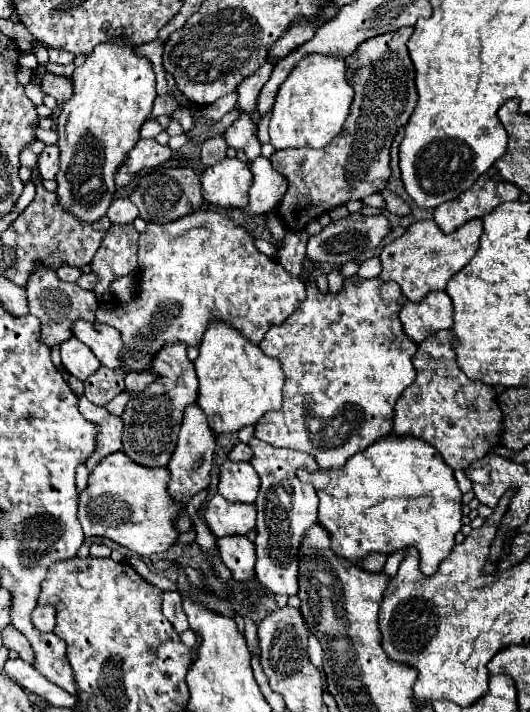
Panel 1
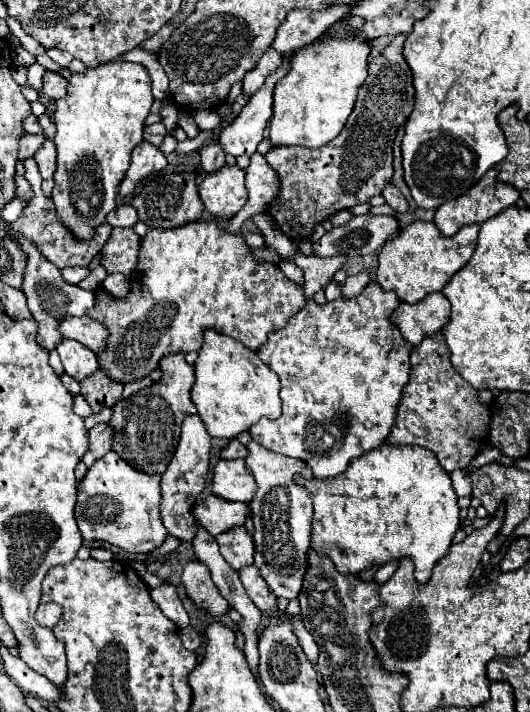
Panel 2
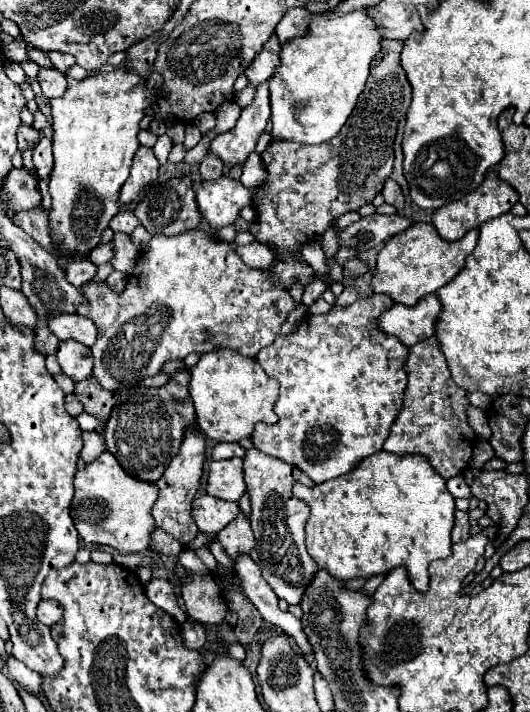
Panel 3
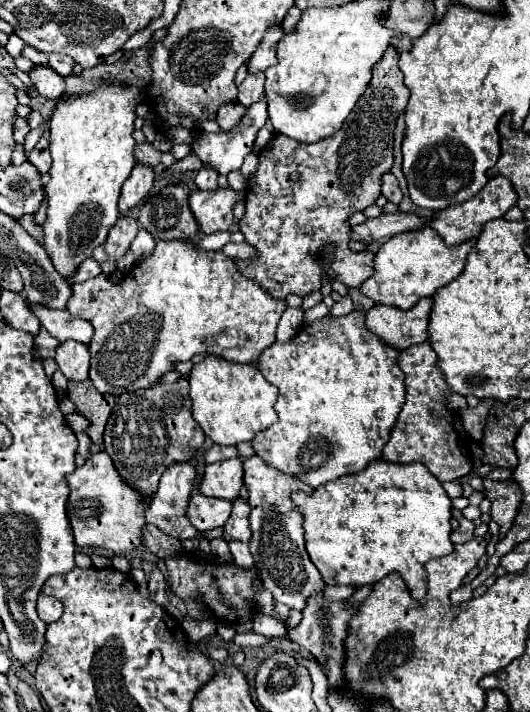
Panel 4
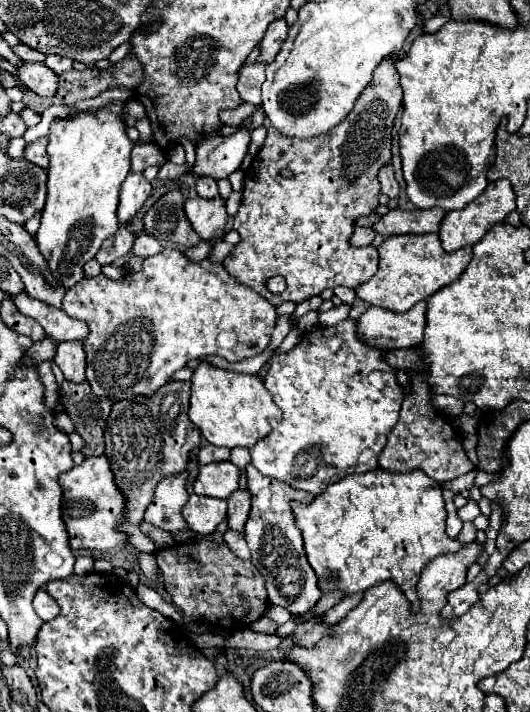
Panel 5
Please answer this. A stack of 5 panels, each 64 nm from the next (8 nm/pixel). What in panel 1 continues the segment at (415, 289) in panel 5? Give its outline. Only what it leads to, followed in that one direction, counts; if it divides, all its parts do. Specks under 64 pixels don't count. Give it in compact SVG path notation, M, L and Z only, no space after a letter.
M434 220L414 222L406 228L406 232L400 238L382 248L380 278L384 282L396 282L410 302L420 302L428 292L444 290L448 280L472 260L480 244L480 234L482 220L466 222L452 234L444 234Z

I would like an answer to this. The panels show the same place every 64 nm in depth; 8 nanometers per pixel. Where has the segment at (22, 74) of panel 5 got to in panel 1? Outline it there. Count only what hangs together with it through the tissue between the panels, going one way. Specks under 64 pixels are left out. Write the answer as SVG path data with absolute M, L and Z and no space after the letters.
M46 74L42 80L42 90L50 96L54 96L58 102L64 102L68 96L72 96L72 82L66 76L56 76L56 74Z

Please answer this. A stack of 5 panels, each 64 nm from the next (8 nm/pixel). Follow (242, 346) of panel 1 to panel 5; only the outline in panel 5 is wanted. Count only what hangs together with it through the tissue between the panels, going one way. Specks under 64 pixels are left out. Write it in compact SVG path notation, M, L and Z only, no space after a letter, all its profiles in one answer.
M200 364L192 376L190 396L190 420L200 428L202 438L214 446L224 448L252 448L258 440L266 438L272 430L272 422L282 418L282 412L272 402L270 392L258 380L258 376L226 372L222 368Z

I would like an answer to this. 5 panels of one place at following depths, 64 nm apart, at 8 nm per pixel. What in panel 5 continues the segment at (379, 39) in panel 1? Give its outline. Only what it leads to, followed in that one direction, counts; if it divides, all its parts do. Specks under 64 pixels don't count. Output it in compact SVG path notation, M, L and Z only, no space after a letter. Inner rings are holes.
M388 58L374 70L372 82L368 84L368 88L364 88L352 112L330 132L314 136L310 140L298 140L282 136L272 126L268 128L260 152L254 156L250 168L246 170L242 204L234 216L234 230L240 234L240 242L232 248L232 254L228 254L222 264L232 278L236 278L240 284L250 286L272 306L278 306L282 302L300 304L312 296L318 296L326 288L356 288L376 274L378 250L374 246L356 248L350 244L350 236L354 234L356 220L360 216L372 216L378 208L380 182L376 180L376 174L378 168L390 162L390 132L394 116L402 108L402 88L398 82L400 76L392 64L392 58ZM282 168L288 168L292 176L282 178ZM276 274L286 278L286 290L278 296L270 294L264 286L264 282Z

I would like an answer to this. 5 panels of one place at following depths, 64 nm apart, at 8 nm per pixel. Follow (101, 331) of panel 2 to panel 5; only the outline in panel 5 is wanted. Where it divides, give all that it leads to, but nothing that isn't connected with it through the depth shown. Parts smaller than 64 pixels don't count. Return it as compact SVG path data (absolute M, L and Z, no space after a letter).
M26 292L10 296L10 300L14 302L20 314L34 318L44 328L44 332L56 342L84 340L84 336L88 334L88 326L84 322L72 320L64 310L58 310L46 302L34 300Z

